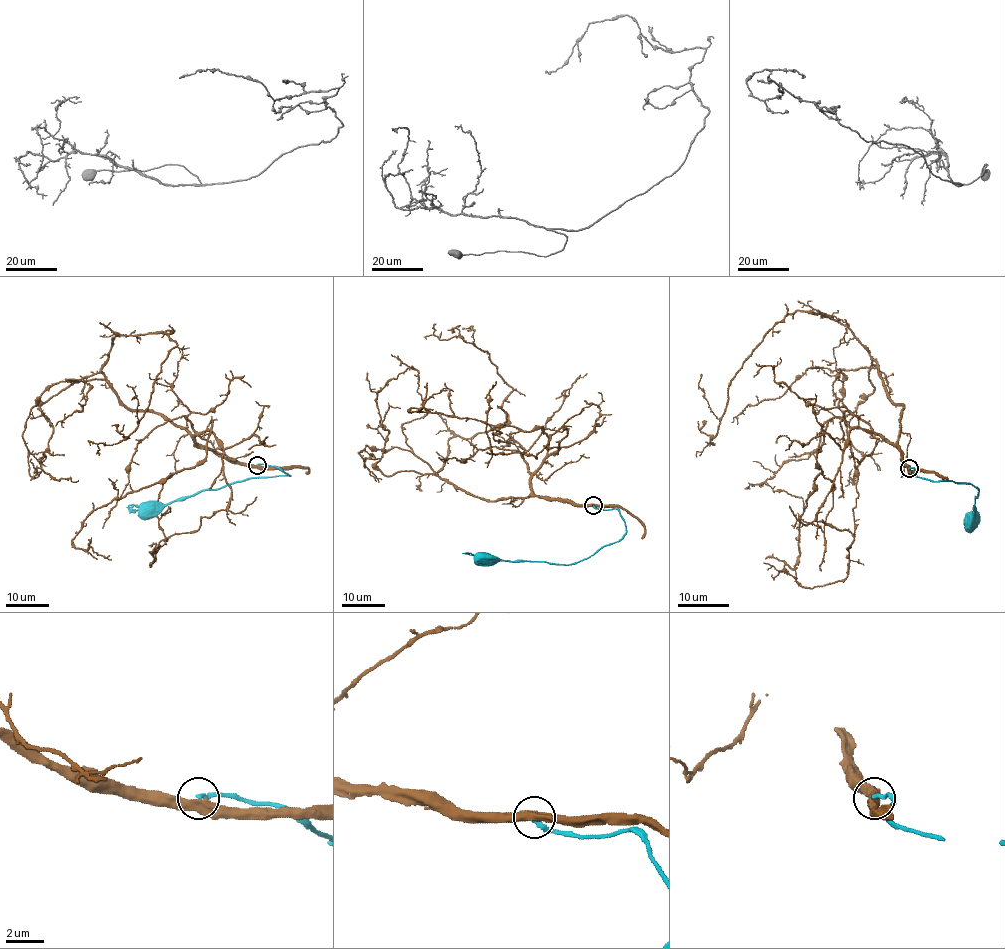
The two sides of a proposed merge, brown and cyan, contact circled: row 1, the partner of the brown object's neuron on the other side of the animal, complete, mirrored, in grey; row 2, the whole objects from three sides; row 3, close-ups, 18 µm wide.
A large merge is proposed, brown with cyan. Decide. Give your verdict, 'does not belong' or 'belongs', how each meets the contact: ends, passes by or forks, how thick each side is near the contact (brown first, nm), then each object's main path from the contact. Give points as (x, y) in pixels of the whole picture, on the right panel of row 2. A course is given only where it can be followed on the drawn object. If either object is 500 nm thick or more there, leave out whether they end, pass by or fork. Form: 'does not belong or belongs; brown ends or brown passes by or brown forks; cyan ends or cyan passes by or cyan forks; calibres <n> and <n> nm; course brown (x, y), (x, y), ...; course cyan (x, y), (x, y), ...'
does not belong; brown passes by; cyan ends; calibres 480 and 240 nm; course brown (909, 469), (903, 408), (869, 351), (830, 316), (802, 311), (734, 376), (714, 445), (696, 456); course cyan (909, 468), (914, 469), (916, 477), (930, 481), (971, 483), (979, 491), (972, 520)

